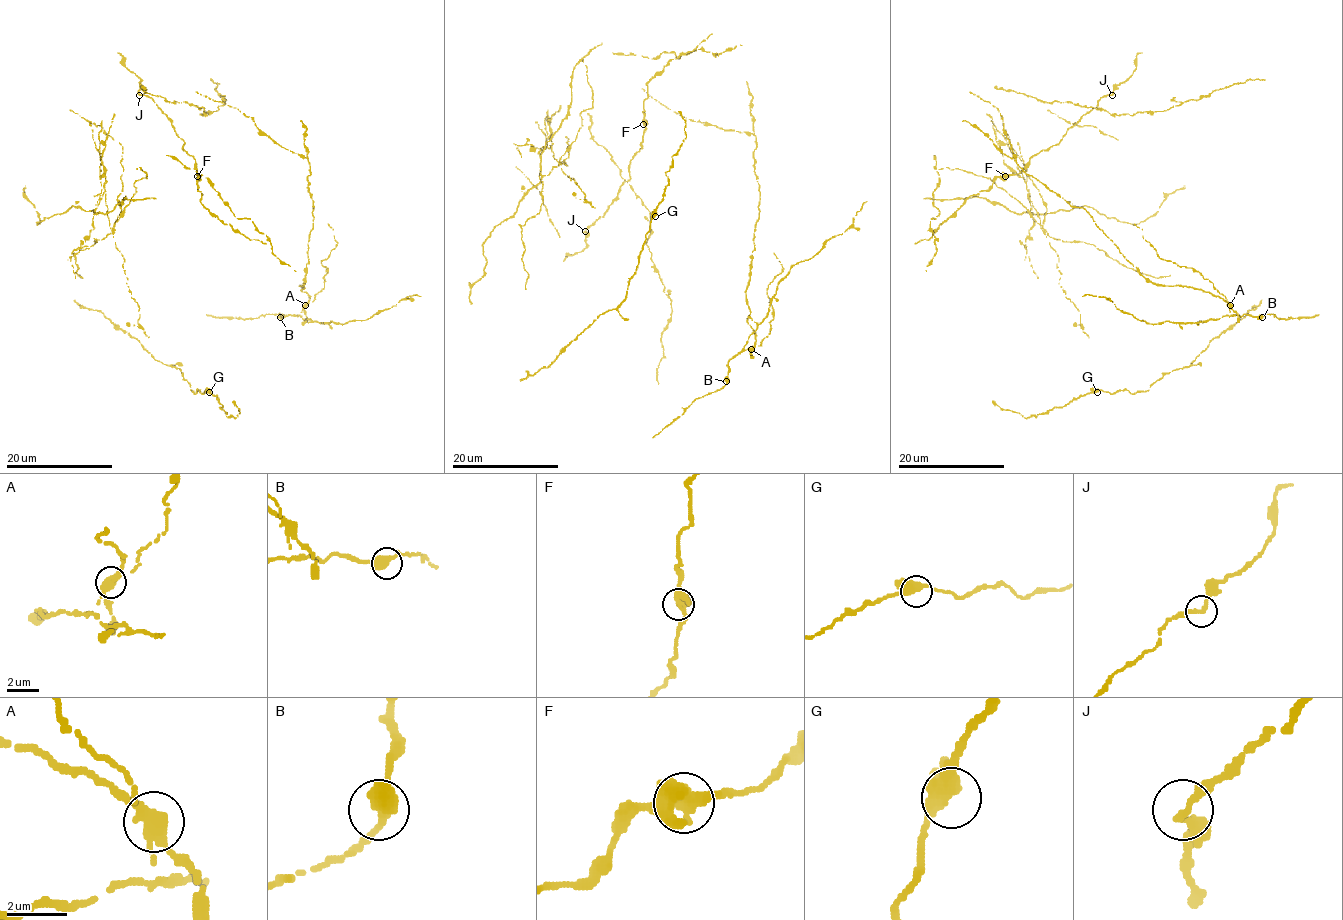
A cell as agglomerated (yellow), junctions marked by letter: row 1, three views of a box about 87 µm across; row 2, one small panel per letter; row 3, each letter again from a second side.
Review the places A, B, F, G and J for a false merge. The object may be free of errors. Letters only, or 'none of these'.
A

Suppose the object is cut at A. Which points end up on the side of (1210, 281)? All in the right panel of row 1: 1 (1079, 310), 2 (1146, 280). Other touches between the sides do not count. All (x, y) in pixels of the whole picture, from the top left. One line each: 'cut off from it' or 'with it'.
1: cut off from it
2: cut off from it

